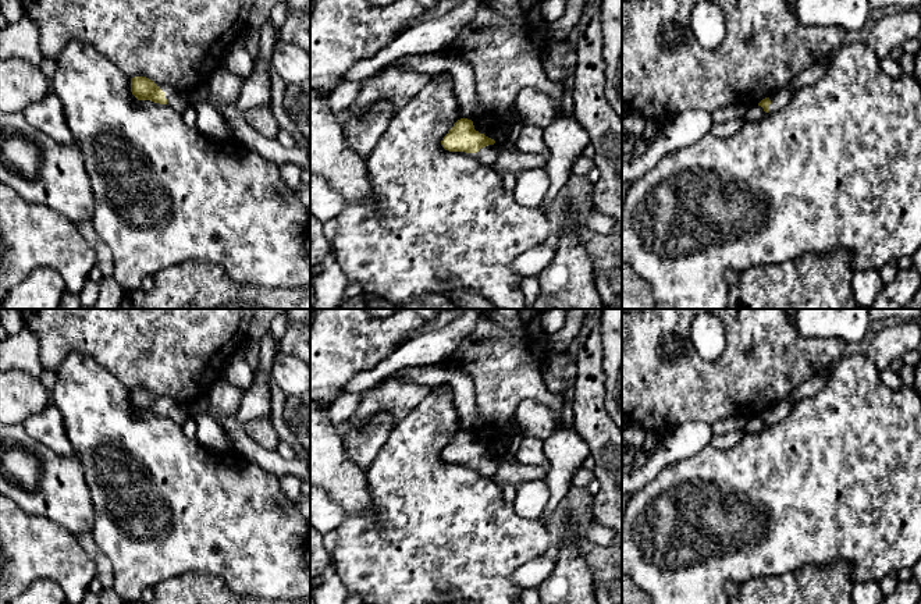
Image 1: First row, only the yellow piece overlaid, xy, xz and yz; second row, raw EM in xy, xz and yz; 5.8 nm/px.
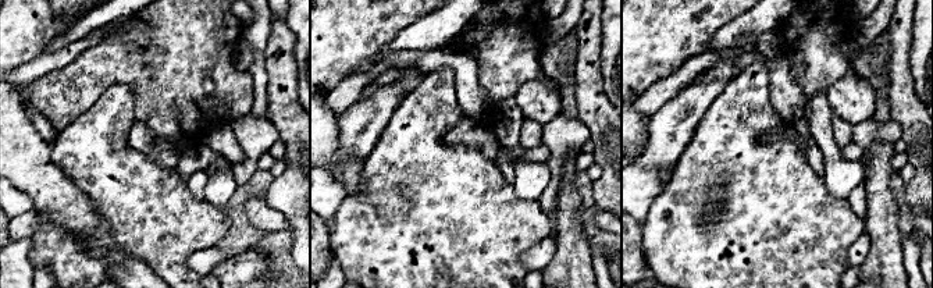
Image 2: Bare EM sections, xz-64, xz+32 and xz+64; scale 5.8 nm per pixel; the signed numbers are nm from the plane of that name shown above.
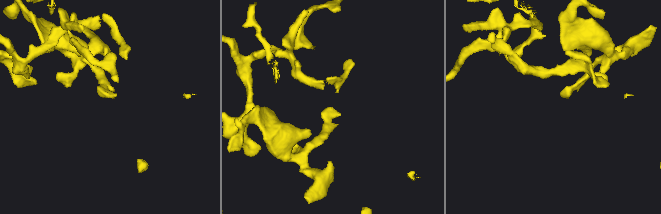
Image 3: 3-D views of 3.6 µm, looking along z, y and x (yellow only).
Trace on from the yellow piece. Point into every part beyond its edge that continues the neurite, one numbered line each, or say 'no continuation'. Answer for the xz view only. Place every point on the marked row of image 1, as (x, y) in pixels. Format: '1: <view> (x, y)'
1: xz (486, 156)

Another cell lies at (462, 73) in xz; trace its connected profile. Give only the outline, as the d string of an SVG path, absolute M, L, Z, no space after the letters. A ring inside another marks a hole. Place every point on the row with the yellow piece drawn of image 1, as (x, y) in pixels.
M440 51L403 56L395 64L430 75L448 72L455 82L455 96L462 118L473 120L480 116L481 110L476 93L474 68L469 63Z

